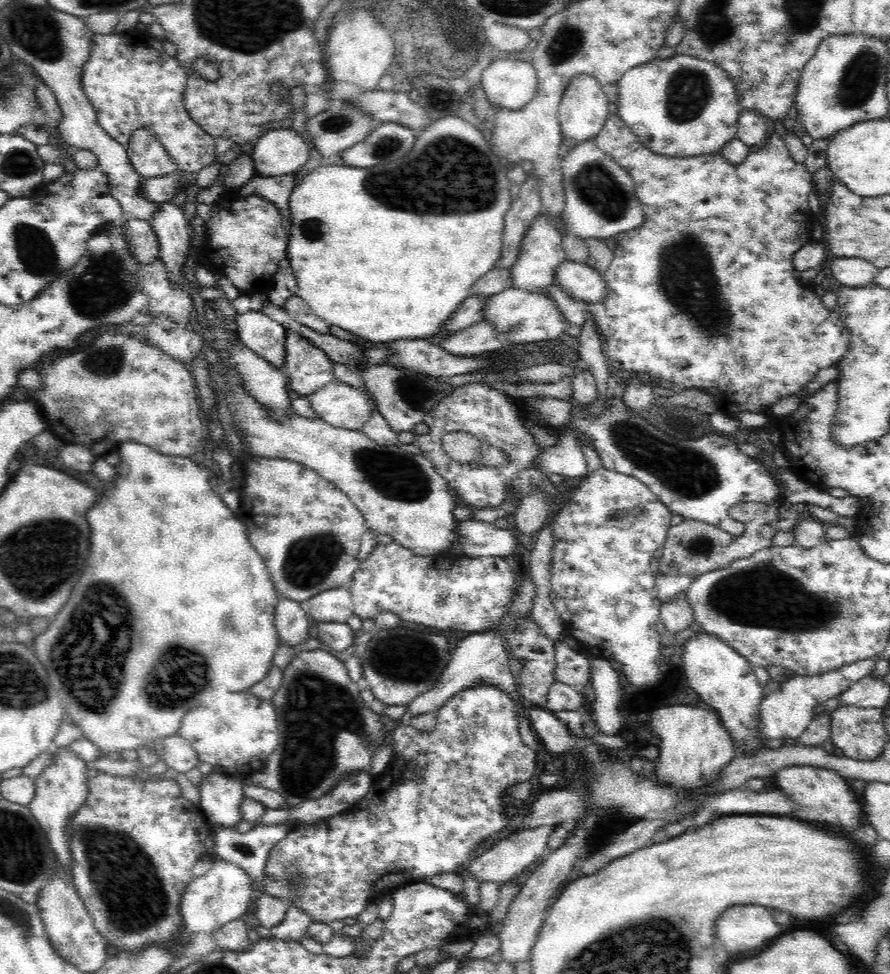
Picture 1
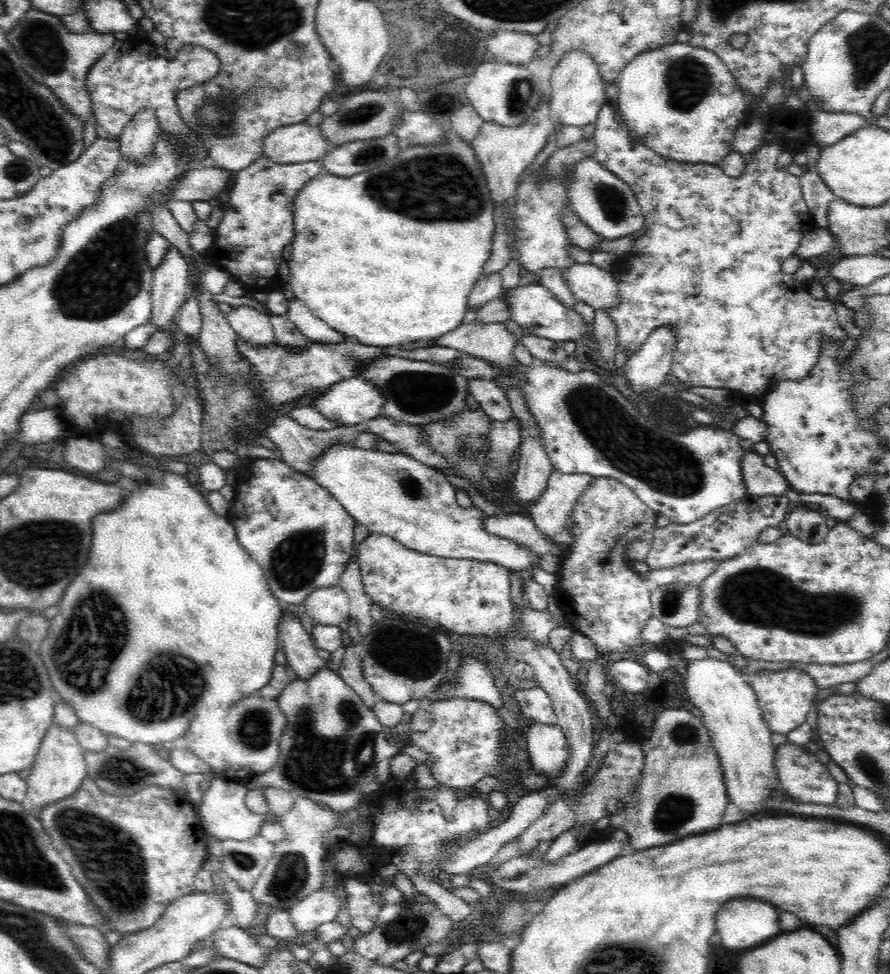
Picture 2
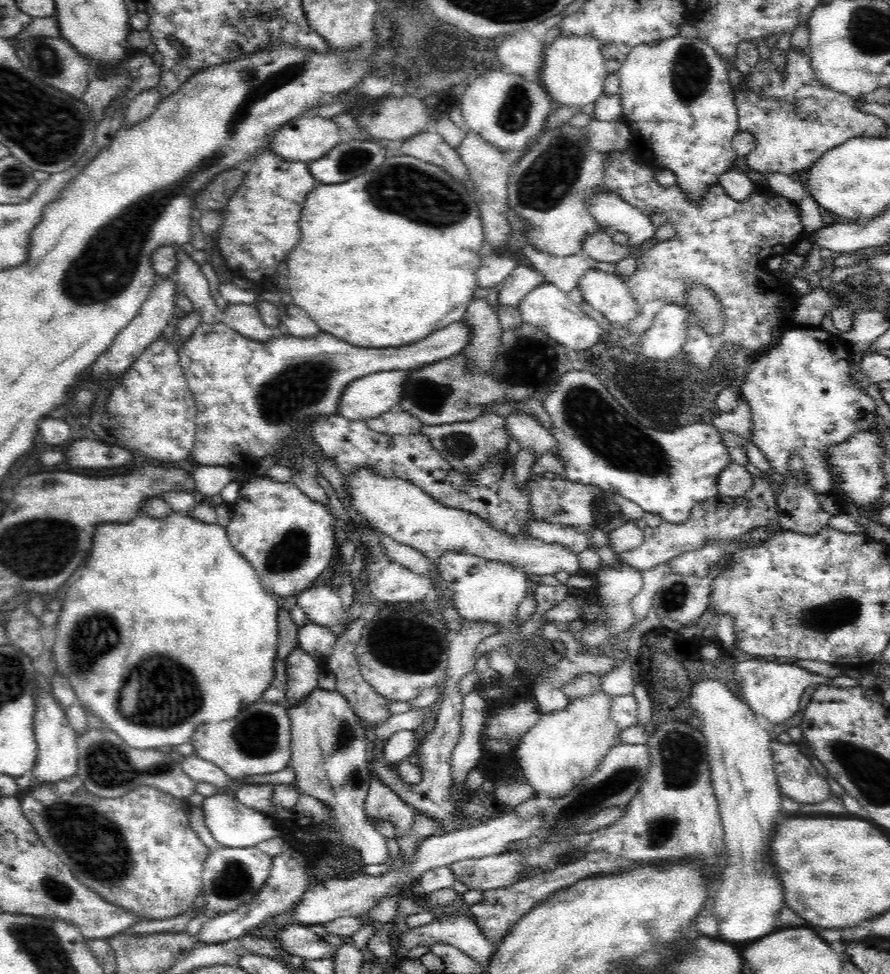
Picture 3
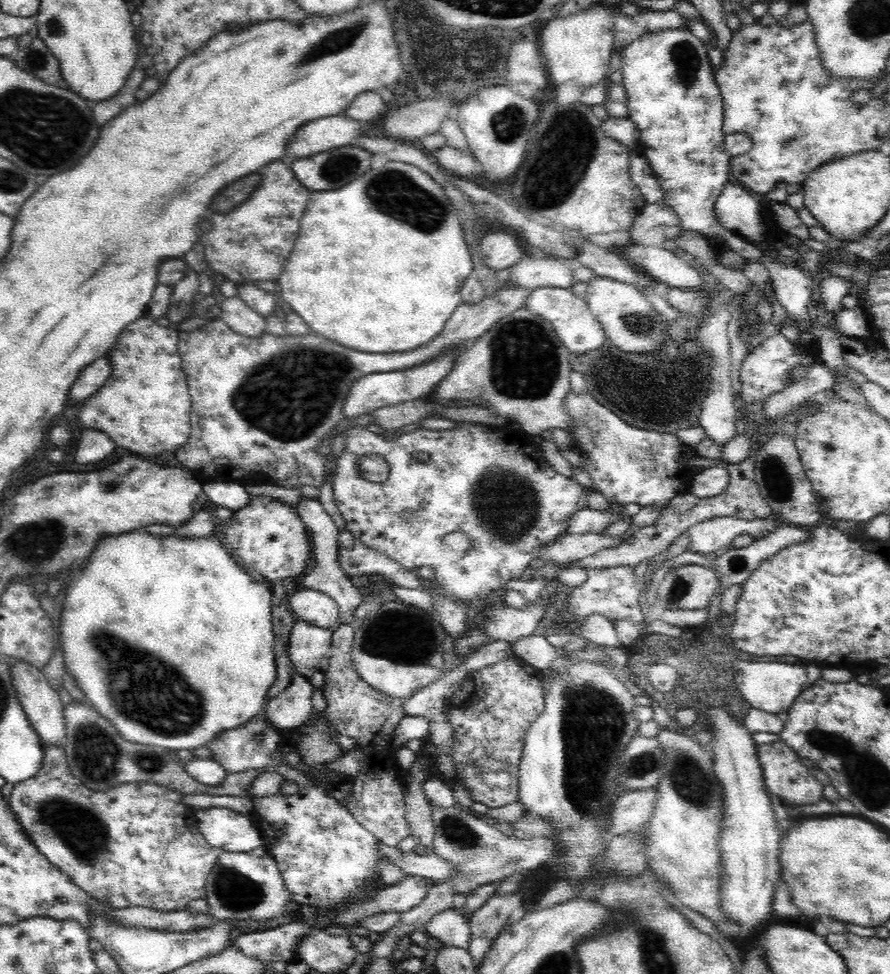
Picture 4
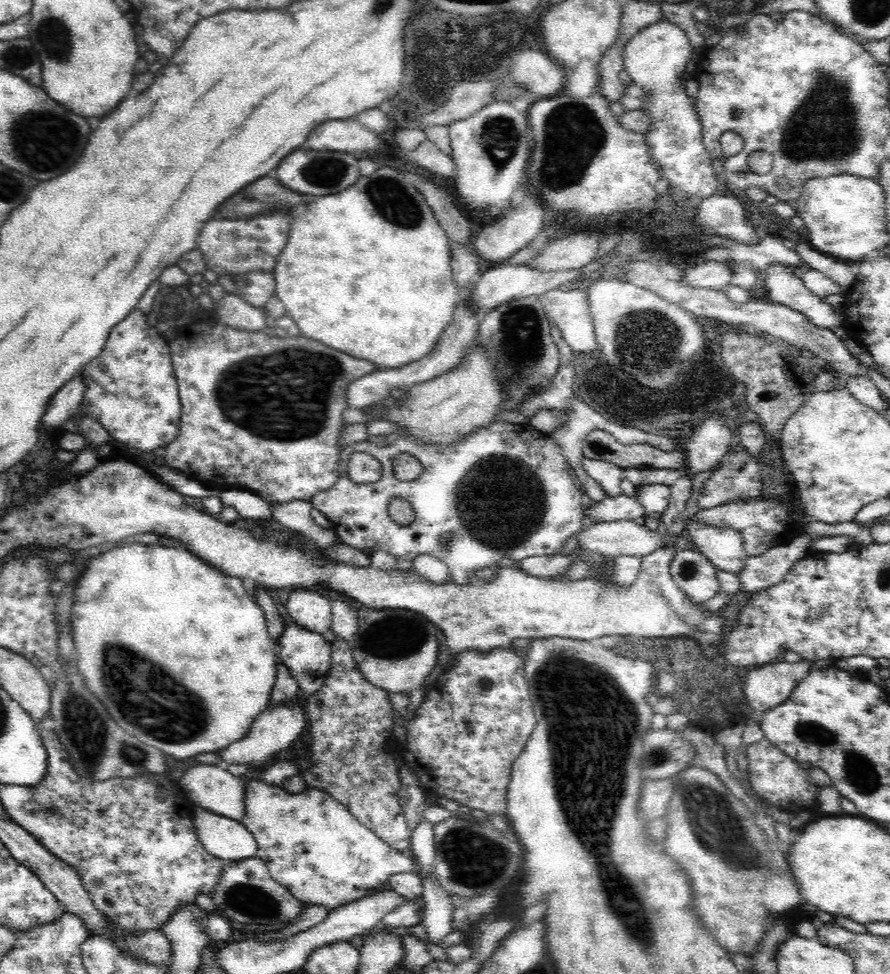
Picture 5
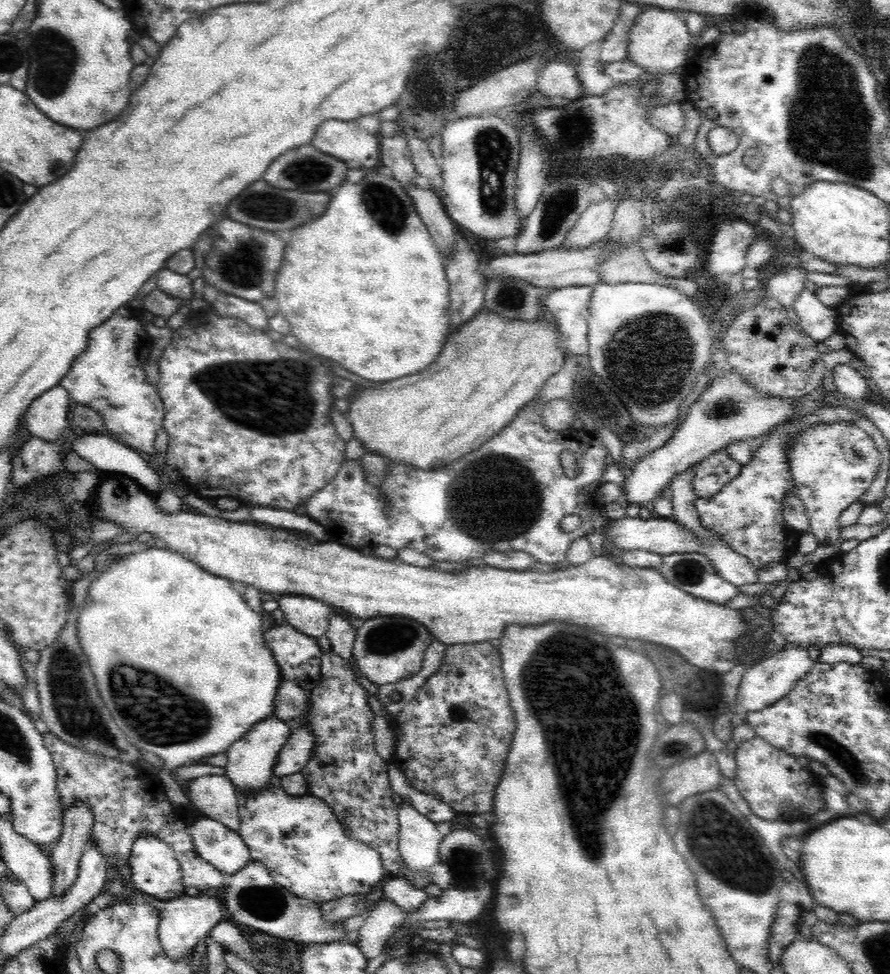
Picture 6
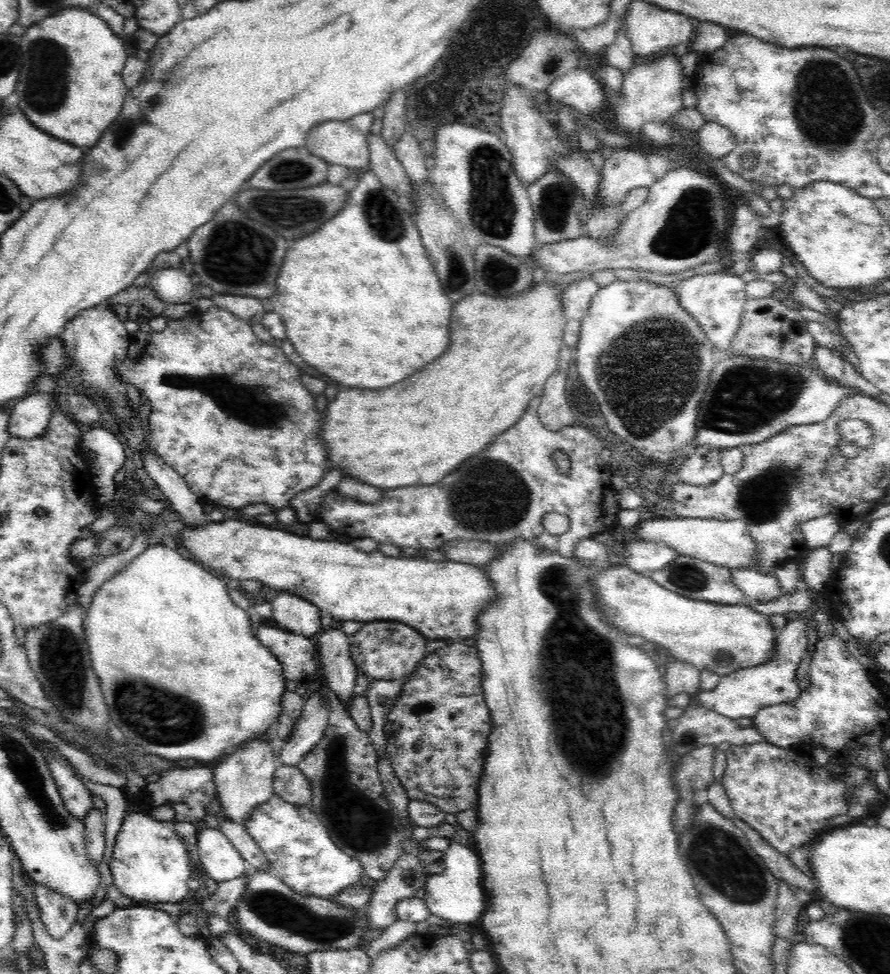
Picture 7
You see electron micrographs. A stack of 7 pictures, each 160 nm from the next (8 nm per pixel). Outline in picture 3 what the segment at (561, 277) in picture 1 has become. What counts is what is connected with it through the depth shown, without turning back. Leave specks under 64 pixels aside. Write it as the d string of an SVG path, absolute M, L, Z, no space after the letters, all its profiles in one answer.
M590 269L580 277L577 286L594 310L602 313L610 324L617 322L623 328L638 316L638 305L626 283L614 274Z

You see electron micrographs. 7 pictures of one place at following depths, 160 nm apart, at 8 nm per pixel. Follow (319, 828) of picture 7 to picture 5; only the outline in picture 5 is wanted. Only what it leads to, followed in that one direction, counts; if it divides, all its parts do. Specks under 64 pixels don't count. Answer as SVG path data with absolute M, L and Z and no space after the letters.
M247 780L245 788L245 809L246 816L244 816L240 822L244 824L245 828L256 838L256 841L258 841L256 856L262 858L266 865L268 865L270 876L276 880L276 882L284 885L300 902L303 902L307 906L314 904L320 906L323 904L326 908L335 909L344 903L364 898L366 894L370 894L370 888L376 888L376 886L380 886L380 884L384 884L384 882L386 883L393 874L417 872L416 863L414 863L414 858L412 858L410 852L394 850L394 848L390 847L374 834L374 831L365 828L362 823L358 822L358 819L346 809L346 806L338 802L326 791L307 786L300 794L294 794L289 793L283 786L274 786L265 784L265 782L262 781Z

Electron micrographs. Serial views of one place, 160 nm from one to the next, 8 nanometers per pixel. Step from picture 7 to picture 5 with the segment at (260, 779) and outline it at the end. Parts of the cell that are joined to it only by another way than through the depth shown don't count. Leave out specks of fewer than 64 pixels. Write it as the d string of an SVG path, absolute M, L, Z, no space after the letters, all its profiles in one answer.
M300 702L269 704L255 719L248 734L240 740L233 742L226 748L219 749L217 756L226 764L249 764L251 772L268 761L280 750L292 745L306 726L304 707Z

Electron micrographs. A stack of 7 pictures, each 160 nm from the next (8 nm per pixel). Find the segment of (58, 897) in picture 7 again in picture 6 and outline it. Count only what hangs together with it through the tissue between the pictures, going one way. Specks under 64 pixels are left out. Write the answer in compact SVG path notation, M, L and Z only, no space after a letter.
M74 802L63 810L62 836L57 840L52 855L54 886L52 895L64 894L78 878L79 862L82 855L91 846L90 834L94 824L94 815L90 807L83 802Z

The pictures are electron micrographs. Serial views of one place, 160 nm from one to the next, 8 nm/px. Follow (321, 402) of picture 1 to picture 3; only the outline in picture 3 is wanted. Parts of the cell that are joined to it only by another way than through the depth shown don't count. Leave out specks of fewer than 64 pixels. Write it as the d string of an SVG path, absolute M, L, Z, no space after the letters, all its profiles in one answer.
M388 371L372 373L357 378L346 385L338 403L338 414L351 421L364 421L396 408L405 396L404 386L409 371Z

